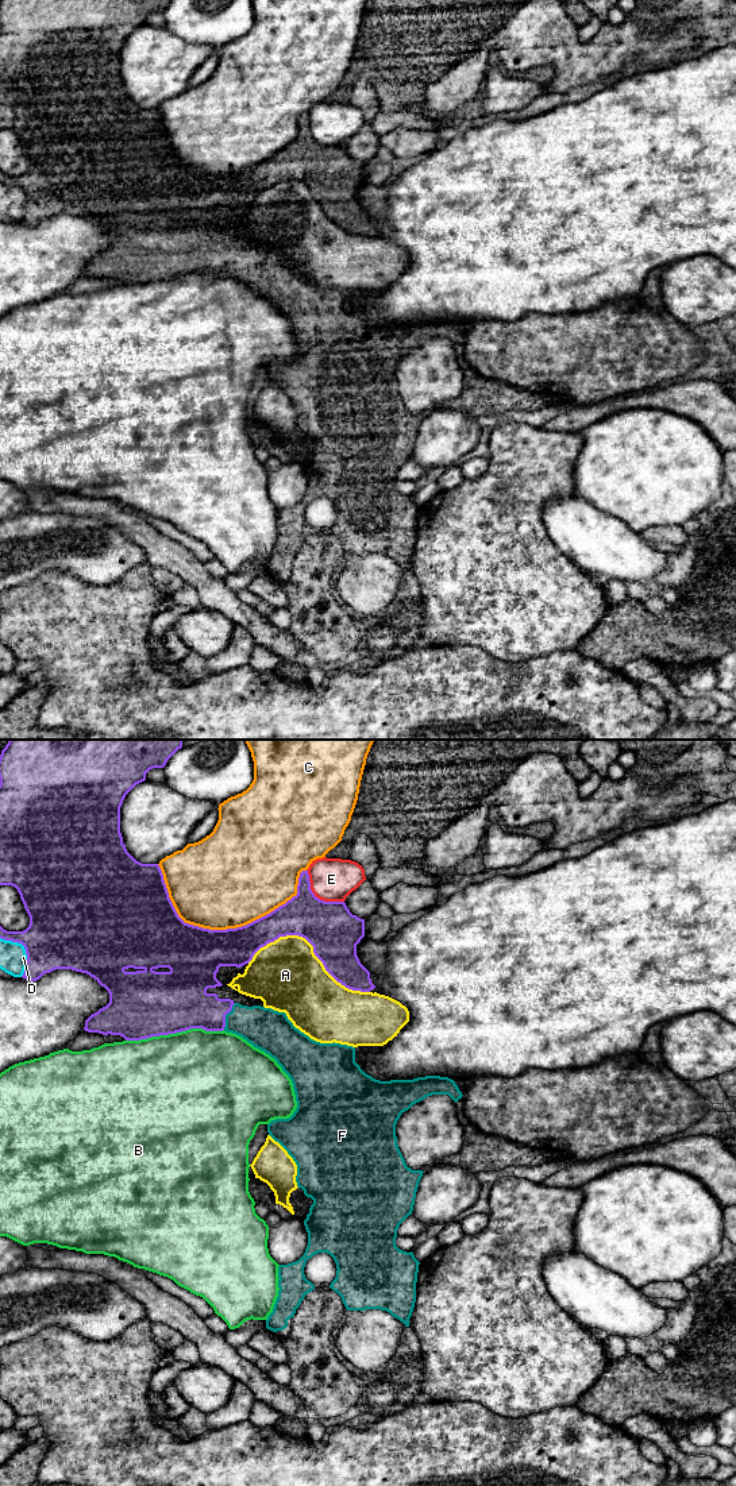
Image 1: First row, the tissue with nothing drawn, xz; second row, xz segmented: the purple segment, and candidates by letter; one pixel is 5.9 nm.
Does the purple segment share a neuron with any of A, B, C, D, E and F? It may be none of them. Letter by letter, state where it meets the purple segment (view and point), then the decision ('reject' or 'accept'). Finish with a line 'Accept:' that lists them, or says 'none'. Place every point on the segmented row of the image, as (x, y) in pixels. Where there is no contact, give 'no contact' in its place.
A: contact xz (312, 945); reject
B: contact xz (174, 1033); reject
C: contact xz (224, 930); reject
D: contact xz (26, 950); reject
E: contact xz (315, 896); reject
F: contact xz (224, 1016); accept
Accept: F

